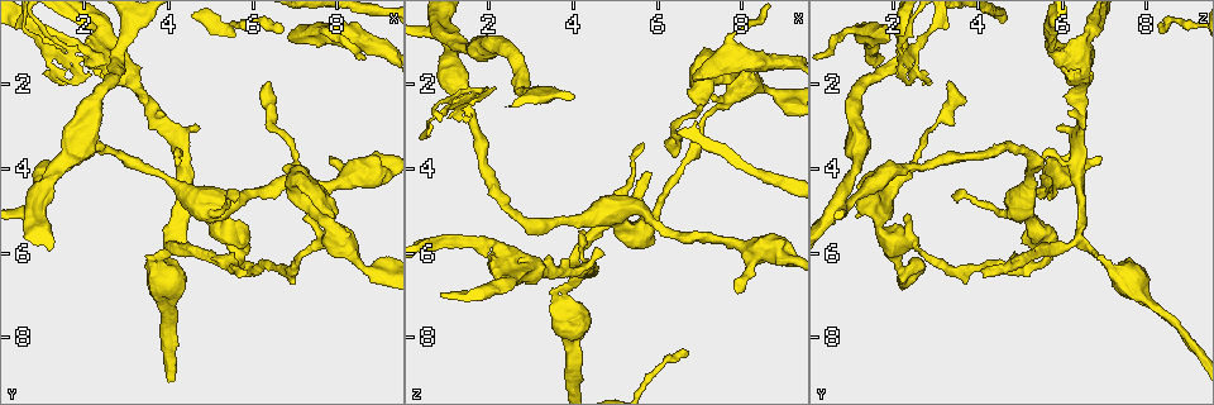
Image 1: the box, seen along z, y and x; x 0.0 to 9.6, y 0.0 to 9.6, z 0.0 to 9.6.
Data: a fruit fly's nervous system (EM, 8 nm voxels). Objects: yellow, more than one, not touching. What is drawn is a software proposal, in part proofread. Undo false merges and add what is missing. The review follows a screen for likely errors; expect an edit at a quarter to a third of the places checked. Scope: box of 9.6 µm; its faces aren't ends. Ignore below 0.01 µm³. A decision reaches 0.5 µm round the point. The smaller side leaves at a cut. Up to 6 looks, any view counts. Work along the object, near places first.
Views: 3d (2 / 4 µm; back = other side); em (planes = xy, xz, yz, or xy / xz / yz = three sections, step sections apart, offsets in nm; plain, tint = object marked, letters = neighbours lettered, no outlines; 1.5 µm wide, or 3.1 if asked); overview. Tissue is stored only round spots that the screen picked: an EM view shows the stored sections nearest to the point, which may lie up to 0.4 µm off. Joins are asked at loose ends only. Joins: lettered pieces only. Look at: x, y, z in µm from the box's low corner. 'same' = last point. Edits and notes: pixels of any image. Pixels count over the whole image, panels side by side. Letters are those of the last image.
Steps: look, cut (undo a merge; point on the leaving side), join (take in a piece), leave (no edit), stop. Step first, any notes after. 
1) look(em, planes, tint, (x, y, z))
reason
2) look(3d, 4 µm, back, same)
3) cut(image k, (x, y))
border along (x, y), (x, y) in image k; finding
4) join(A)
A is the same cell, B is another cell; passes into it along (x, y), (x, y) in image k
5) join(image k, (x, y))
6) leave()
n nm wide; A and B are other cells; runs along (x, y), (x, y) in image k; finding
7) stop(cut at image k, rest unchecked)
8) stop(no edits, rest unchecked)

look(em, planes, letters, (4.95, 4.95, 4.95))
four or more arms meet

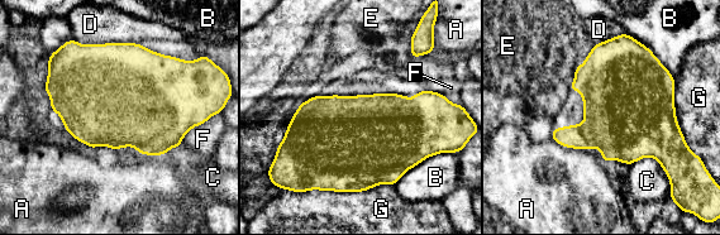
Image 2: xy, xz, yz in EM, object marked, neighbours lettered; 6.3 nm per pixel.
leave()
D touches over 700 nm; A, B, C, D, E, F and G are other cells; border along (551, 137), (564, 147), (585, 150) in image 2; continuous, no second neuron

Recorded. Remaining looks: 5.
look(em, xz, step 8, tint, (7.90, 3.75, 6.95))
free end

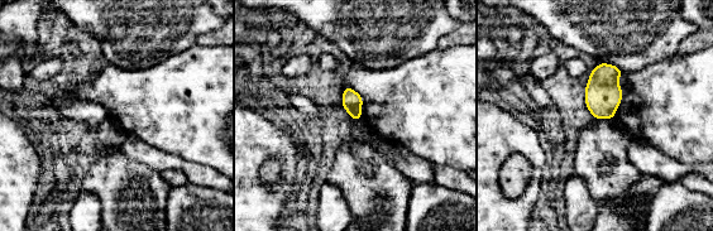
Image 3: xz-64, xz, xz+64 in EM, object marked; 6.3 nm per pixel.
look(em, planes, letters, same)
cut it another way

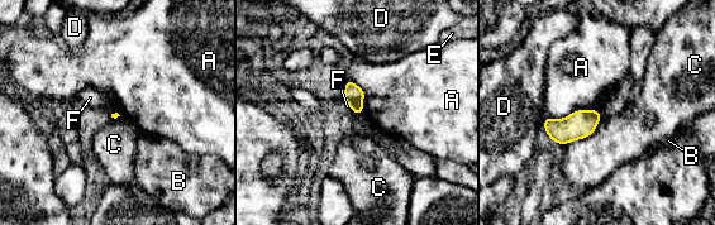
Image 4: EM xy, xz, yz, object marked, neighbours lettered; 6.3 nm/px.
leave()
A, B, C, D, E and F are other cells; border along (601, 115), (591, 134), (565, 144) in image 4; no lettered piece goes on from it

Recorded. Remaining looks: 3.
look(em, planes, plain, (5.75, 4.65, 3.45))
an open end

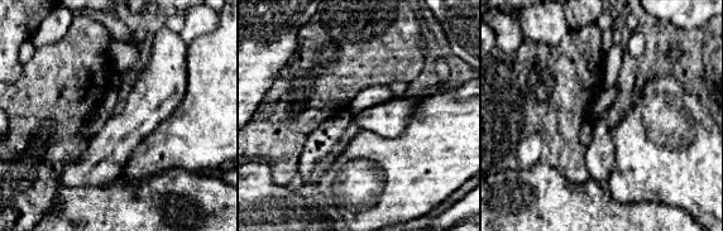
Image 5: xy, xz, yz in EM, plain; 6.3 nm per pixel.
look(em, planes, letters, same)
what lies round it

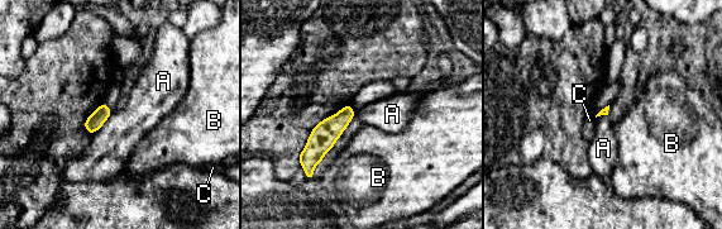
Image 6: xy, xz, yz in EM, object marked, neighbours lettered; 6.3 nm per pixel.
leave()
A, B and C are other cells; runs along (348, 108), (315, 148), (310, 170) in image 6; no lettered piece goes on from it

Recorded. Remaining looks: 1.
stop(no edits, rest unchecked)

